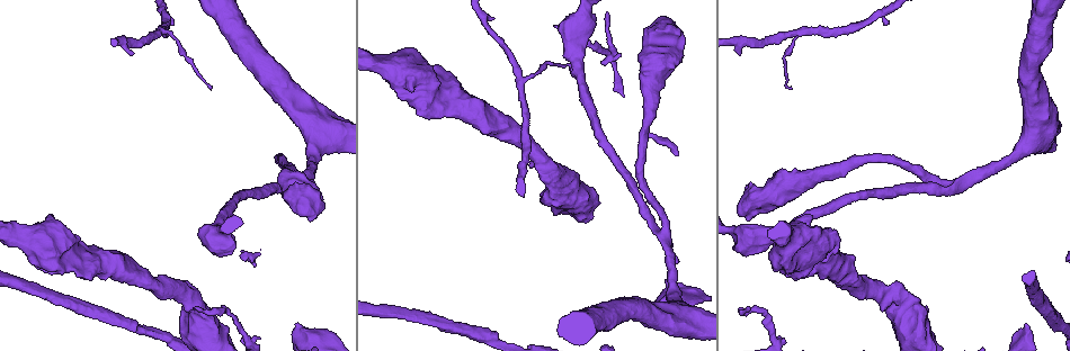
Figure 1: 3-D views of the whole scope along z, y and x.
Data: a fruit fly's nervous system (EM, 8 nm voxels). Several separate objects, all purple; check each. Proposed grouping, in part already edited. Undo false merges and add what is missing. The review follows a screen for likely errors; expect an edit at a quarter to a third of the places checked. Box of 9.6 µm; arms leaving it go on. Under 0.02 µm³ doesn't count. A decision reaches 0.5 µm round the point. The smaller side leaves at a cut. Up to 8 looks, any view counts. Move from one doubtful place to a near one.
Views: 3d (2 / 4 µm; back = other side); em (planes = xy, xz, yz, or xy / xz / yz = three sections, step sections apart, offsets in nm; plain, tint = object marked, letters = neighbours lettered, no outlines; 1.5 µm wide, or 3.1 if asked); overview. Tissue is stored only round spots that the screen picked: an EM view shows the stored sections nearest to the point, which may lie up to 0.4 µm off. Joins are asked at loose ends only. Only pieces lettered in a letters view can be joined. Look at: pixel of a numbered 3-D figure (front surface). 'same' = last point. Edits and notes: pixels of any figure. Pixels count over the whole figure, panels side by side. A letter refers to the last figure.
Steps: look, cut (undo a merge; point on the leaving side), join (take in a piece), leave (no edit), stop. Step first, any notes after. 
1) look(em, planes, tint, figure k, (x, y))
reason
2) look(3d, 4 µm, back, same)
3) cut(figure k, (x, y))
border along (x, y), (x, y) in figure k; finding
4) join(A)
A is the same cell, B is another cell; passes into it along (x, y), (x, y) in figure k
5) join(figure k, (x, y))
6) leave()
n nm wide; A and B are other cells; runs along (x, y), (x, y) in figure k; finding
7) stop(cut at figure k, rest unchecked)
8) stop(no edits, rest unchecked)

look(3d, 2 µm, figure 1, (572, 69))
tapers out

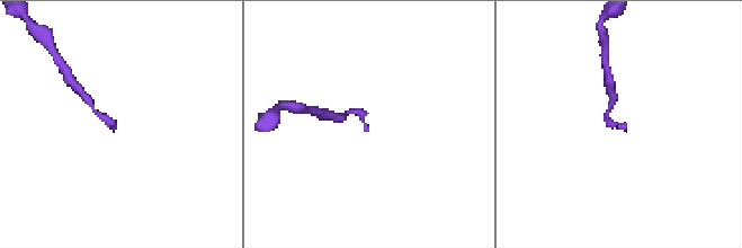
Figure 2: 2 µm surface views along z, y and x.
look(em, xz, step 4, tint, figure 2, (113, 123))

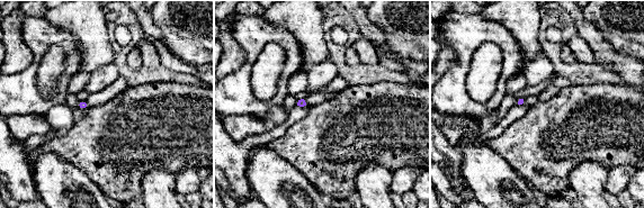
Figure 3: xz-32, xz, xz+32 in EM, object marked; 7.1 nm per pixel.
look(em, planes, letters, same)

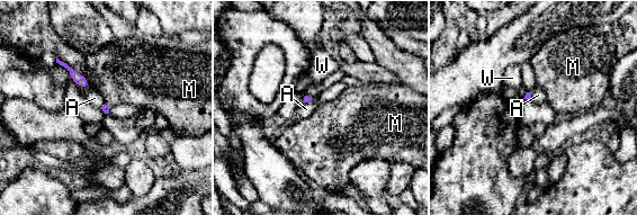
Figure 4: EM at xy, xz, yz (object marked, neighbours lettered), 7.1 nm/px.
leave()
A, M and W are other cells; border along (56, 56), (84, 78) in figure 4; no lettered piece goes on from it

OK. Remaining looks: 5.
look(3d, 2 µm, figure 1, (664, 234))
side arm on a straight run

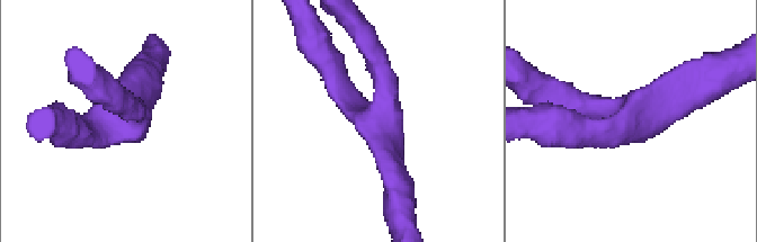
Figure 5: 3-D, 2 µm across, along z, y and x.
look(em, xy, step 8, tint, figure 5, (372, 118))
shape alone is not enough

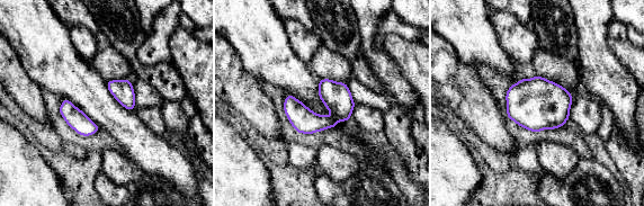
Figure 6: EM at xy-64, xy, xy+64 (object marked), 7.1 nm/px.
look(em, planes, letters, same)

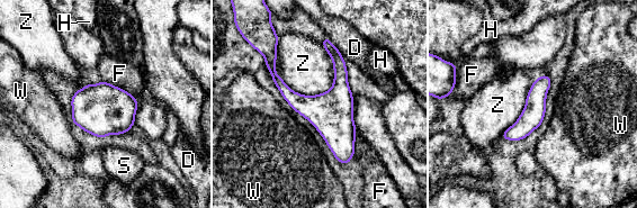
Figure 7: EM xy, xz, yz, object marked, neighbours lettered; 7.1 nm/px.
leave()
D, F, H, S, W and Z are other cells; runs along (269, 63), (279, 83), (340, 138), (347, 160) in figure 7; one neuron here

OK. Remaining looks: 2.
look(em, planes, letters, figure 1, (748, 306))
tapers out

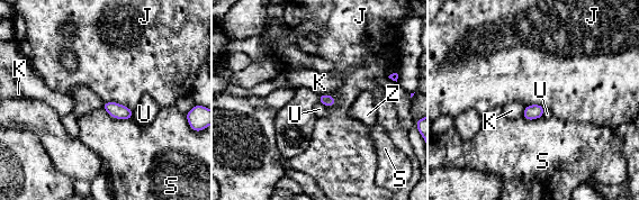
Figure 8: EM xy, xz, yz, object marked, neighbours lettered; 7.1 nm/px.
leave()
J, K, S, U and Z are other cells; border along (104, 101), (116, 101), (132, 110) in figure 8; none of them fits

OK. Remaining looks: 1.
stop(no edits, rest unchecked)

